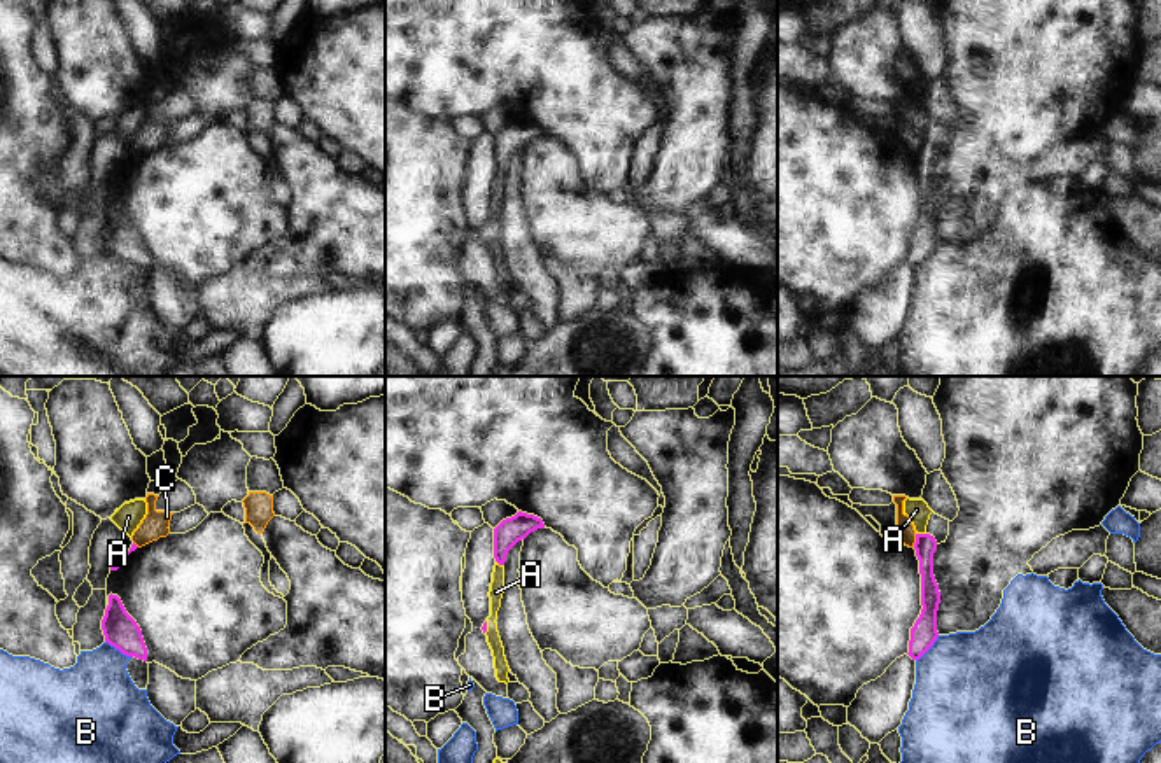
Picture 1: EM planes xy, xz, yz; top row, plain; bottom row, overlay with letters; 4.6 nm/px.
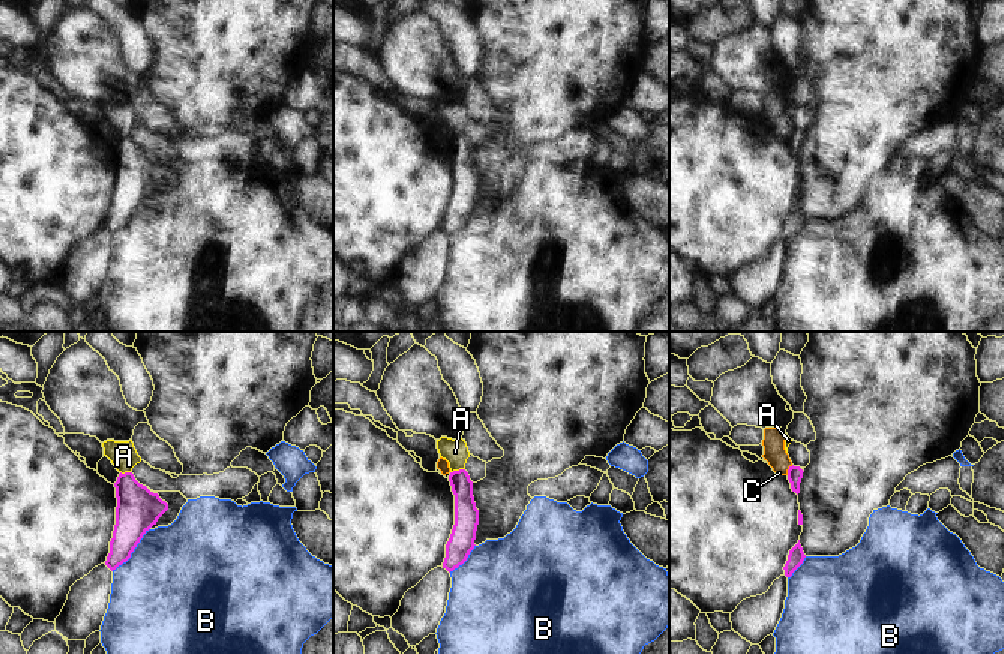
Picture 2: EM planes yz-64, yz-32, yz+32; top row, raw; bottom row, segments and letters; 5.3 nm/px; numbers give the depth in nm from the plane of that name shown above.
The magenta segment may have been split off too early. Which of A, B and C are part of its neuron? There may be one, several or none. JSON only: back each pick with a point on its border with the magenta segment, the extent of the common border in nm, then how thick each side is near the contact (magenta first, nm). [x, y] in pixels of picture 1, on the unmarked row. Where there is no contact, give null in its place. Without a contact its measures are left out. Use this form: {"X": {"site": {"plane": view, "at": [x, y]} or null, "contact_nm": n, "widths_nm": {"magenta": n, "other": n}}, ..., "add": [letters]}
{"add": []}

